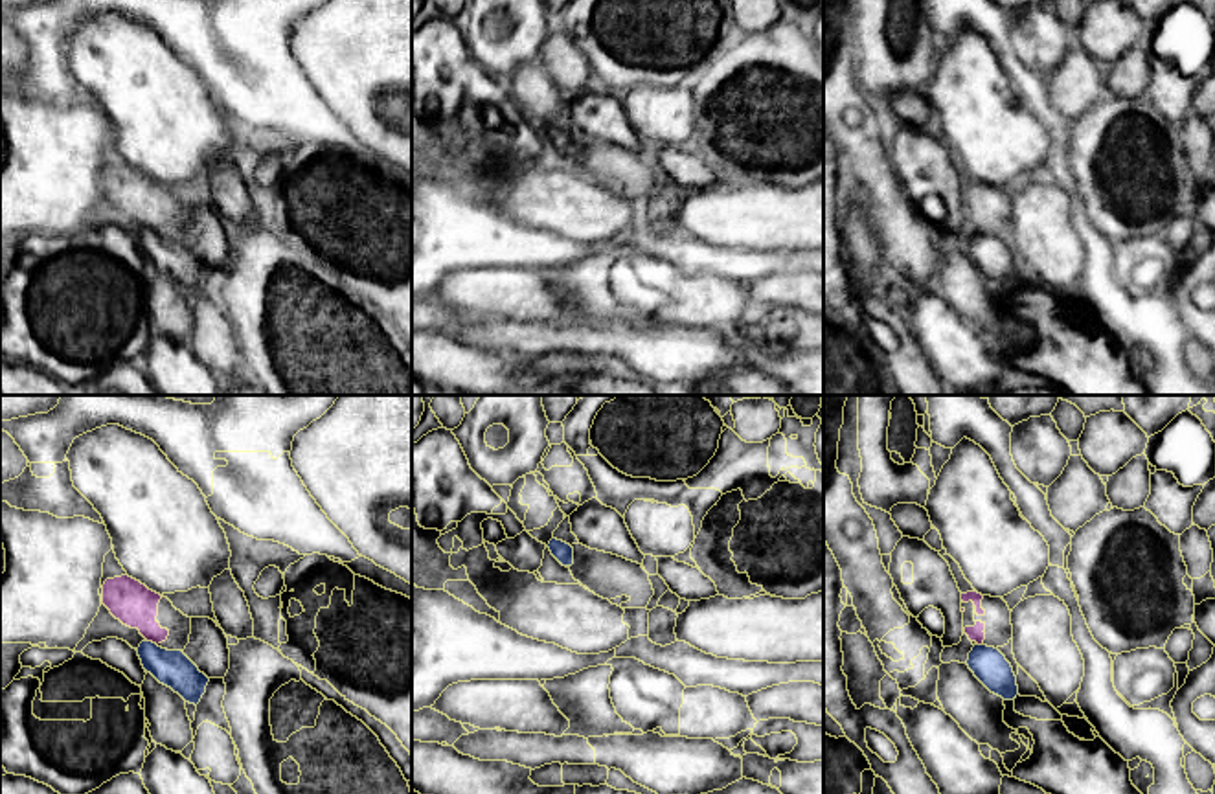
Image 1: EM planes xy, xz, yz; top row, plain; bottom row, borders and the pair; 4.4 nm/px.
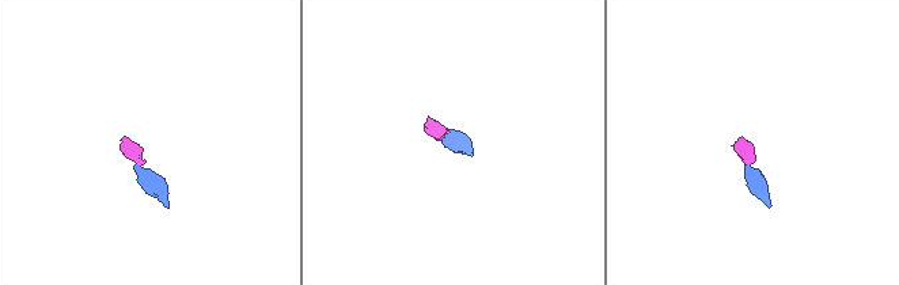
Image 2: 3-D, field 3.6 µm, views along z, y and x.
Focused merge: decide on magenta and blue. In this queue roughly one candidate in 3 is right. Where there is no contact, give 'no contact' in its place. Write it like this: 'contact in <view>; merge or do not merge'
contact in xy; do not merge

